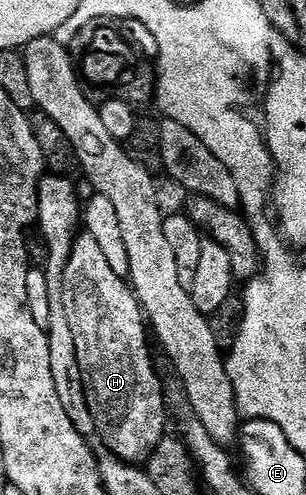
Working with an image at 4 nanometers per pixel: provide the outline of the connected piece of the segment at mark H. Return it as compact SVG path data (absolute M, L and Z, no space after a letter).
M83 232L81 235L75 236L74 246L70 251L70 258L64 267L64 275L62 279L62 298L64 299L64 311L68 319L68 327L72 329L72 339L76 341L76 359L80 363L80 371L82 372L82 382L86 388L86 399L90 408L92 419L94 420L94 428L97 436L102 436L105 452L116 455L121 461L127 463L142 463L149 458L151 451L161 443L166 429L166 401L162 398L162 385L158 382L158 373L154 370L154 361L150 358L150 349L146 346L146 333L148 337L148 325L144 320L144 314L138 305L138 300L134 298L134 290L120 275L116 275L116 271L112 271L112 267L108 267L108 259L104 259L104 255L100 252L100 247L96 241L92 239L90 233Z

